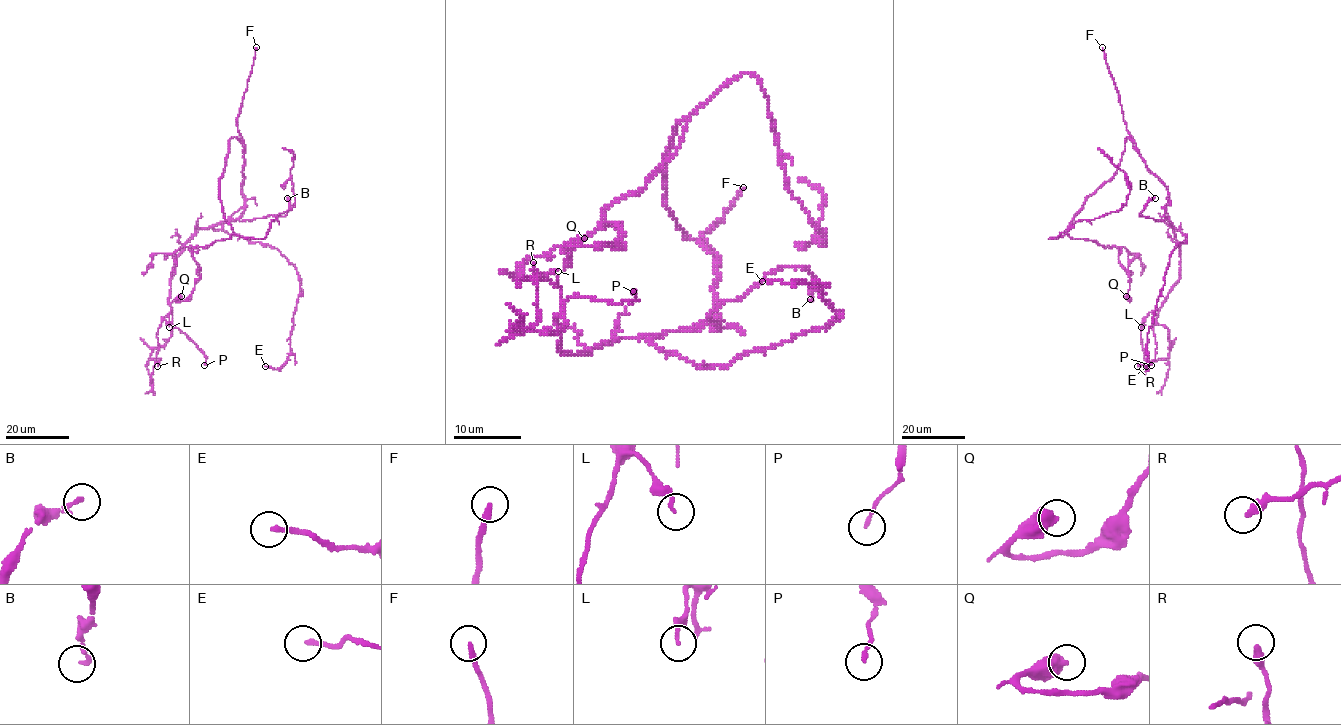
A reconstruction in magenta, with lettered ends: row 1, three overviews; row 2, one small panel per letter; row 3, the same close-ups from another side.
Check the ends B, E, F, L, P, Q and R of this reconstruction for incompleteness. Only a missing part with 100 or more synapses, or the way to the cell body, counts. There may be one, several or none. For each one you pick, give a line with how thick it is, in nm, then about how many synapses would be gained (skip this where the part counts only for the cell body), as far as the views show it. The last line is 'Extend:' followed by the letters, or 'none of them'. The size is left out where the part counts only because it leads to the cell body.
F: Thickness 200 nm
Extend: F

